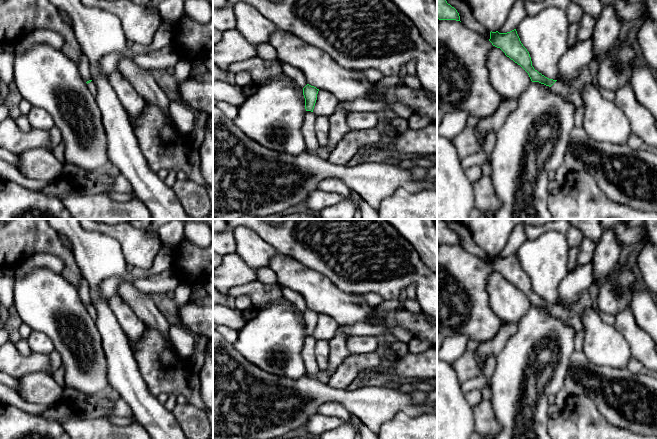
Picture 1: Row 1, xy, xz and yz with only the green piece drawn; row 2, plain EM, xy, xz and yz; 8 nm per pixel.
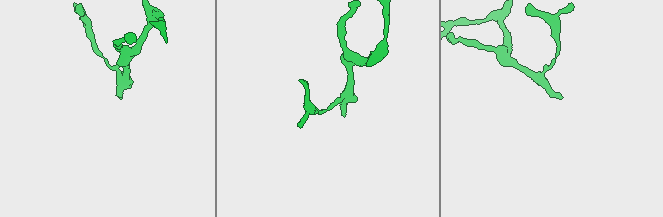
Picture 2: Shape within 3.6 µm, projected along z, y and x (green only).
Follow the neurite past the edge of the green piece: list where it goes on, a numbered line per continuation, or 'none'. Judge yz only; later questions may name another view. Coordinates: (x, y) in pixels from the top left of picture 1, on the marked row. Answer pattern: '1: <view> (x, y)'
1: yz (568, 94)

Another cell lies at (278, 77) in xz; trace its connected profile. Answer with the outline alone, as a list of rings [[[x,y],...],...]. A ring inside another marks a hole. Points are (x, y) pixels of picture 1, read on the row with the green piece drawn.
[[[283,73],[277,74],[277,75],[273,76],[273,77],[270,77],[269,79],[266,79],[265,81],[258,82],[257,86],[260,87],[261,85],[267,84],[267,83],[269,83],[271,81],[280,81],[280,80],[286,80],[286,81],[289,81],[289,82],[293,83],[296,90],[298,91],[298,93],[303,94],[303,89],[301,87],[297,86],[295,84],[295,82],[291,78],[285,76]]]

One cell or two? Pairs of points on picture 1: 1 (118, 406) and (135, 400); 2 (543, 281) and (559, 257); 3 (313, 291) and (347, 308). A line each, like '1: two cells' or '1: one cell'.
1: two cells
2: one cell
3: one cell

